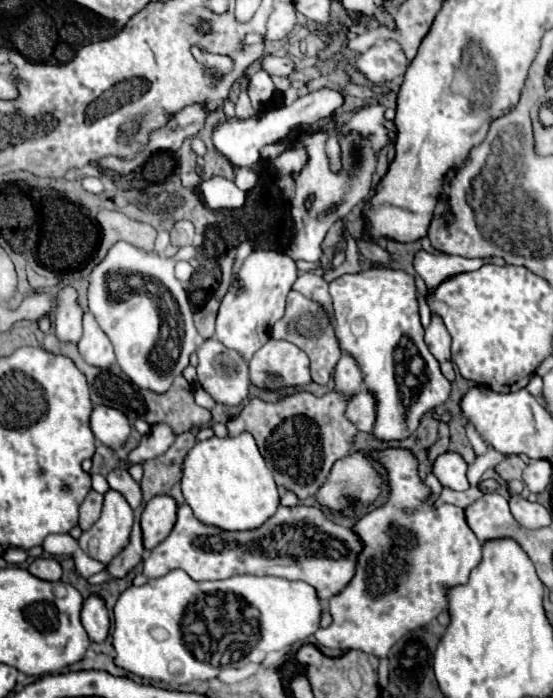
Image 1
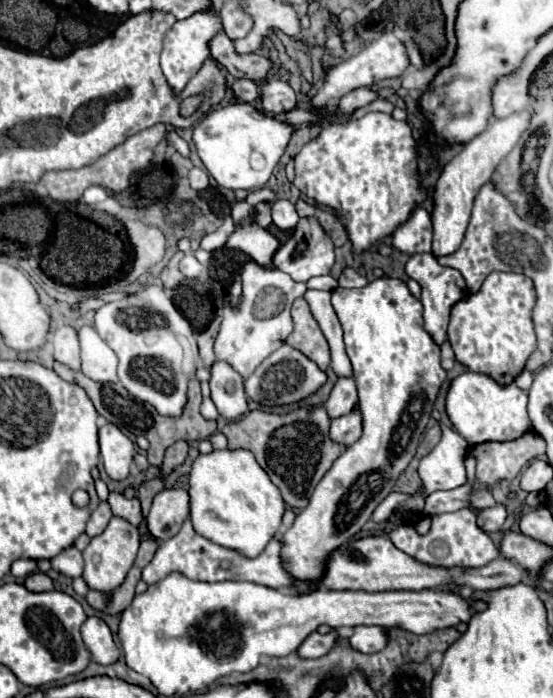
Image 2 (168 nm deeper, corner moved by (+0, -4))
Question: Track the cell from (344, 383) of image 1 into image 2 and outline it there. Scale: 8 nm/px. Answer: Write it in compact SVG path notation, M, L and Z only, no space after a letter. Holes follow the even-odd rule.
M339 378L335 388L331 390L329 400L325 402L325 410L331 420L345 416L353 410L353 404L357 402L357 388L353 378Z

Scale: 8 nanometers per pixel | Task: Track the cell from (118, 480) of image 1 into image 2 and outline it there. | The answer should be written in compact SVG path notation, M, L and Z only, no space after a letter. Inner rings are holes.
M111 492L107 502L109 502L109 506L111 506L111 510L113 510L115 516L125 518L125 520L131 522L135 528L139 528L139 524L141 524L141 520L143 520L143 514L141 514L141 506L139 506L139 500L137 500L137 498L127 500L123 494Z

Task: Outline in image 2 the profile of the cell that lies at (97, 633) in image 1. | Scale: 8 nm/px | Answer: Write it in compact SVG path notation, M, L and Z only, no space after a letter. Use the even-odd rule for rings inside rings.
M97 616L87 618L81 628L81 636L83 636L83 642L85 642L93 662L97 662L101 666L109 666L119 660L119 656L121 656L119 648L113 642L109 626L101 618L97 618Z

